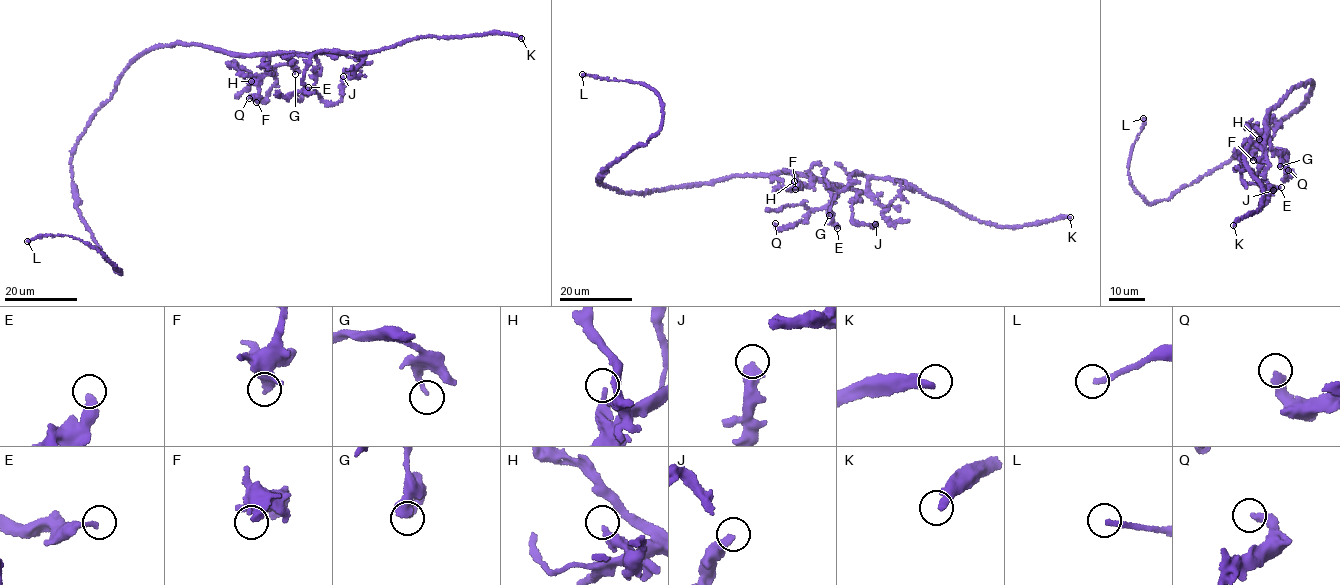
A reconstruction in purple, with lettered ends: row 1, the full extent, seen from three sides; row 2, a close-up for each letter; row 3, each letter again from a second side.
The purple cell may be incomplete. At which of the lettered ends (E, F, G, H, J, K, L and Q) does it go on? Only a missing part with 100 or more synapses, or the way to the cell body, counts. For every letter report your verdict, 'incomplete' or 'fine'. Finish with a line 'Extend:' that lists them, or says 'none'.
E: fine
F: fine
G: fine
H: fine
J: fine
K: incomplete
L: fine
Q: fine
Extend: K

